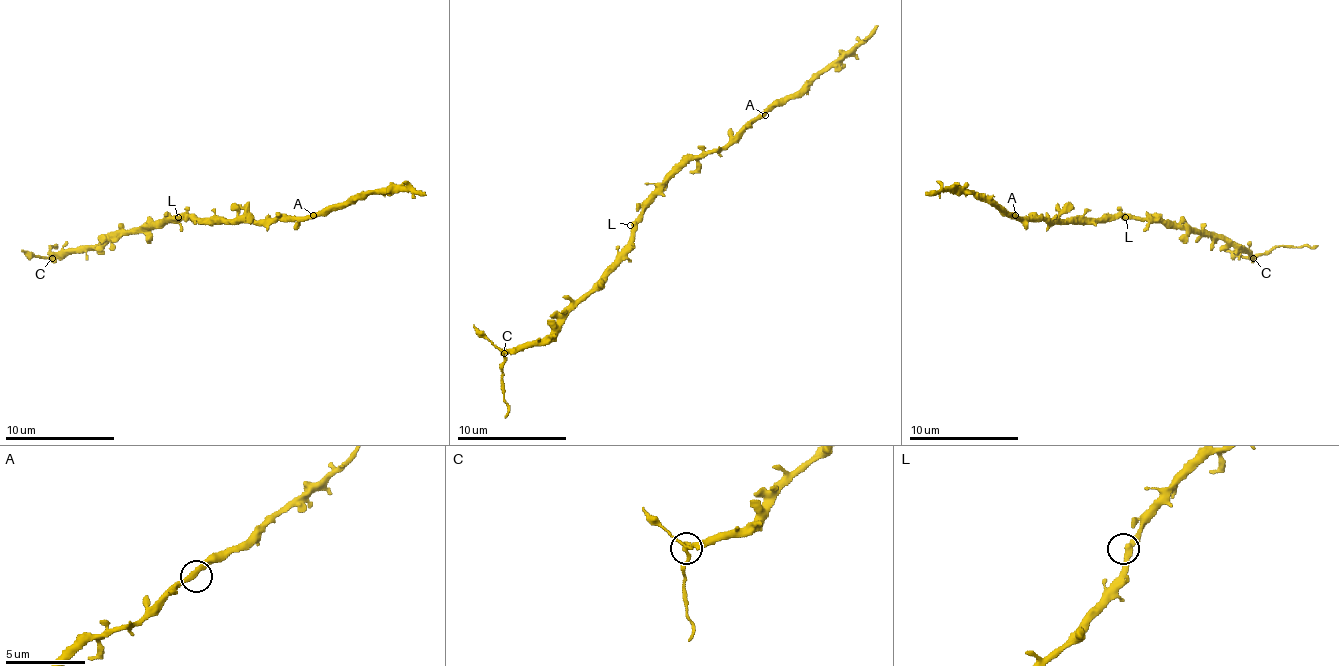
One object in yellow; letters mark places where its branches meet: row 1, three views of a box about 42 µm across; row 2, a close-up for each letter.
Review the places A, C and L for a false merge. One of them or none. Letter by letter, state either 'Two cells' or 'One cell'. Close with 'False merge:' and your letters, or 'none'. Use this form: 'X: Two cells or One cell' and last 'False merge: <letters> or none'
A: One cell
C: Two cells
L: One cell
False merge: C

